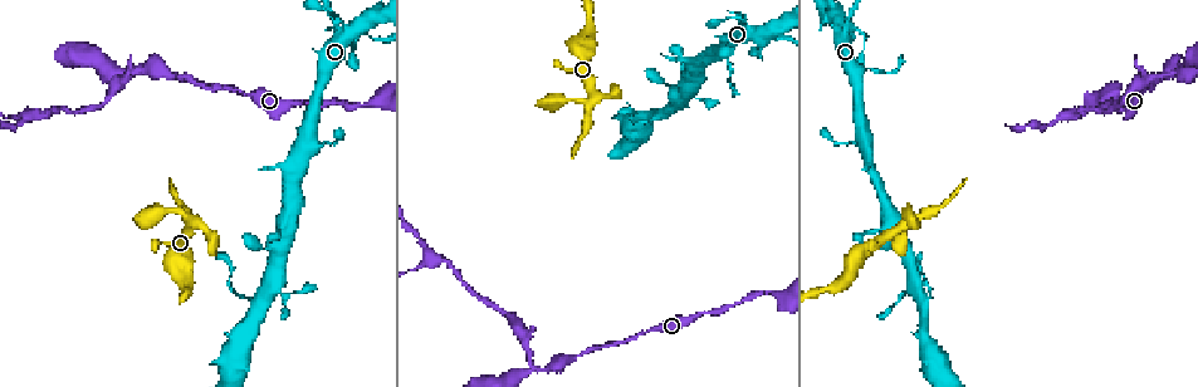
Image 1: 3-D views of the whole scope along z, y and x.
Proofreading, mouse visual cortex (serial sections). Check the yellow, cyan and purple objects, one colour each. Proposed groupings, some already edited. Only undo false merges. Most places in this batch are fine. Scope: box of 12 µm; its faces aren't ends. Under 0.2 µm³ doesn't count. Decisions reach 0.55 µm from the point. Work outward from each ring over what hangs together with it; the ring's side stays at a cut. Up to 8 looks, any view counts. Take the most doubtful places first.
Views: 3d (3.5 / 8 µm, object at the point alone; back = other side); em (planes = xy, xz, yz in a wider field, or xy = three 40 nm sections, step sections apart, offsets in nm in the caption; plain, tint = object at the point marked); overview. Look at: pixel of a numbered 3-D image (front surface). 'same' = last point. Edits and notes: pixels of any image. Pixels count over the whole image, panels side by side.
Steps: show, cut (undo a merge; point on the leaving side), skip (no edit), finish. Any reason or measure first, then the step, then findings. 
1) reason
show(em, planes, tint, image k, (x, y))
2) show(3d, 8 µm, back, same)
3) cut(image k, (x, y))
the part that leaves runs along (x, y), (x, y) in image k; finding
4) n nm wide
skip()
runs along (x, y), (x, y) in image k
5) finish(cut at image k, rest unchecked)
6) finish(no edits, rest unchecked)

calibre changes
show(3d, 8 µm, image 1, (731, 18))

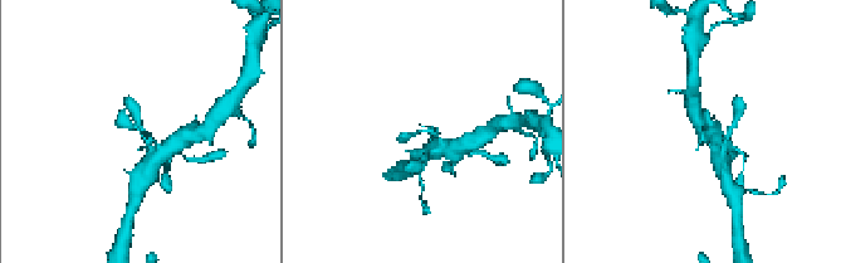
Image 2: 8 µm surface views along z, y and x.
closer look
show(3d, 3.5 µm, image 2, (425, 131))

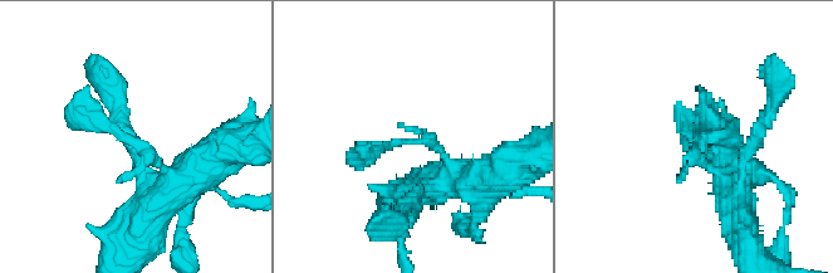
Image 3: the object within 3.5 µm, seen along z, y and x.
show(em, xy, step 5, tint, image 3, (125, 136))

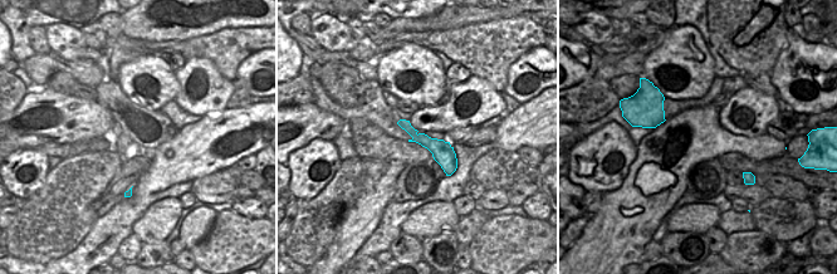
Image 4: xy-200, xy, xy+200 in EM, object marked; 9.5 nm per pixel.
skip()
runs along (402, 122), (453, 167) in image 4; all the same cell

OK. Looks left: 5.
abrupt turn
show(3d, 8 µm, image 1, (593, 104))

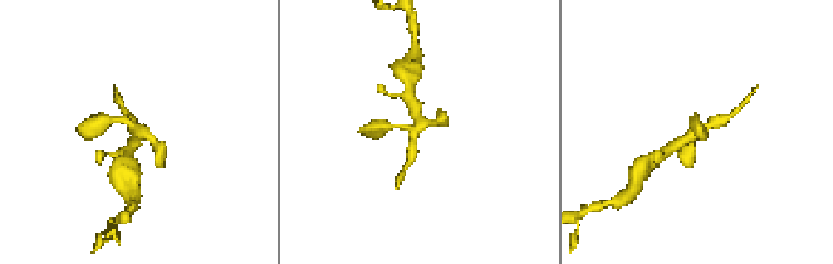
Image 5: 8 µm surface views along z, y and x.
show(em, planes, tint, image 5, (416, 132))

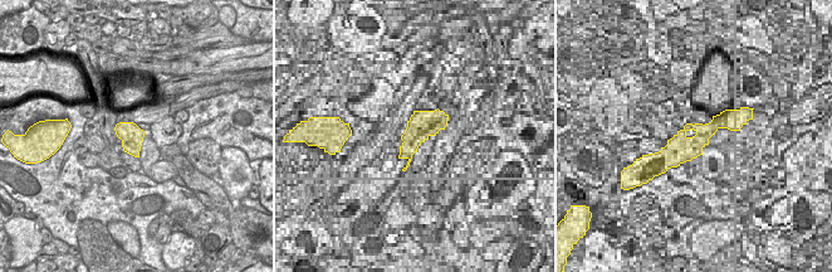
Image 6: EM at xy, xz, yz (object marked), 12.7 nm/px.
skip()
runs along (131, 147), (138, 133), (123, 120), (103, 121) in image 5; one cell here

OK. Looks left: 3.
side arm on a straight run
show(3d, 3.5 µm, image 1, (534, 369))

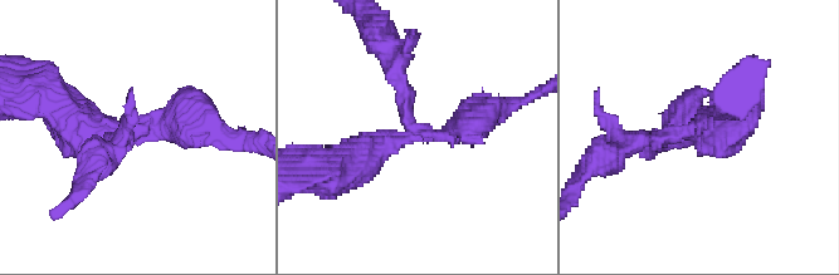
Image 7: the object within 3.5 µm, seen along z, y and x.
3 arms; arms of 200, 400, 450 nm
show(em, planes, tint, image 7, (416, 129))

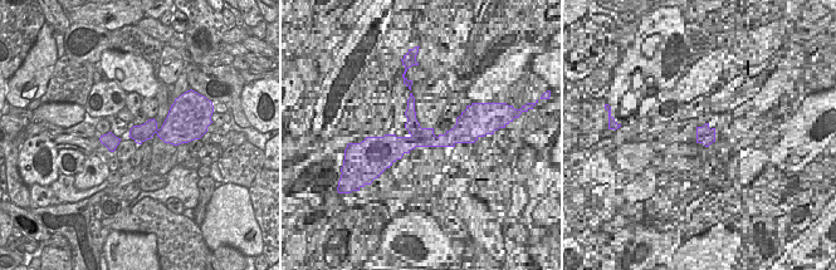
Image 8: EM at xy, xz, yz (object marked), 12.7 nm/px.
cut(image 7, (398, 75))
a second cell is stuck on

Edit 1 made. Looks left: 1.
finish(cut at image 7, rest unchecked)

